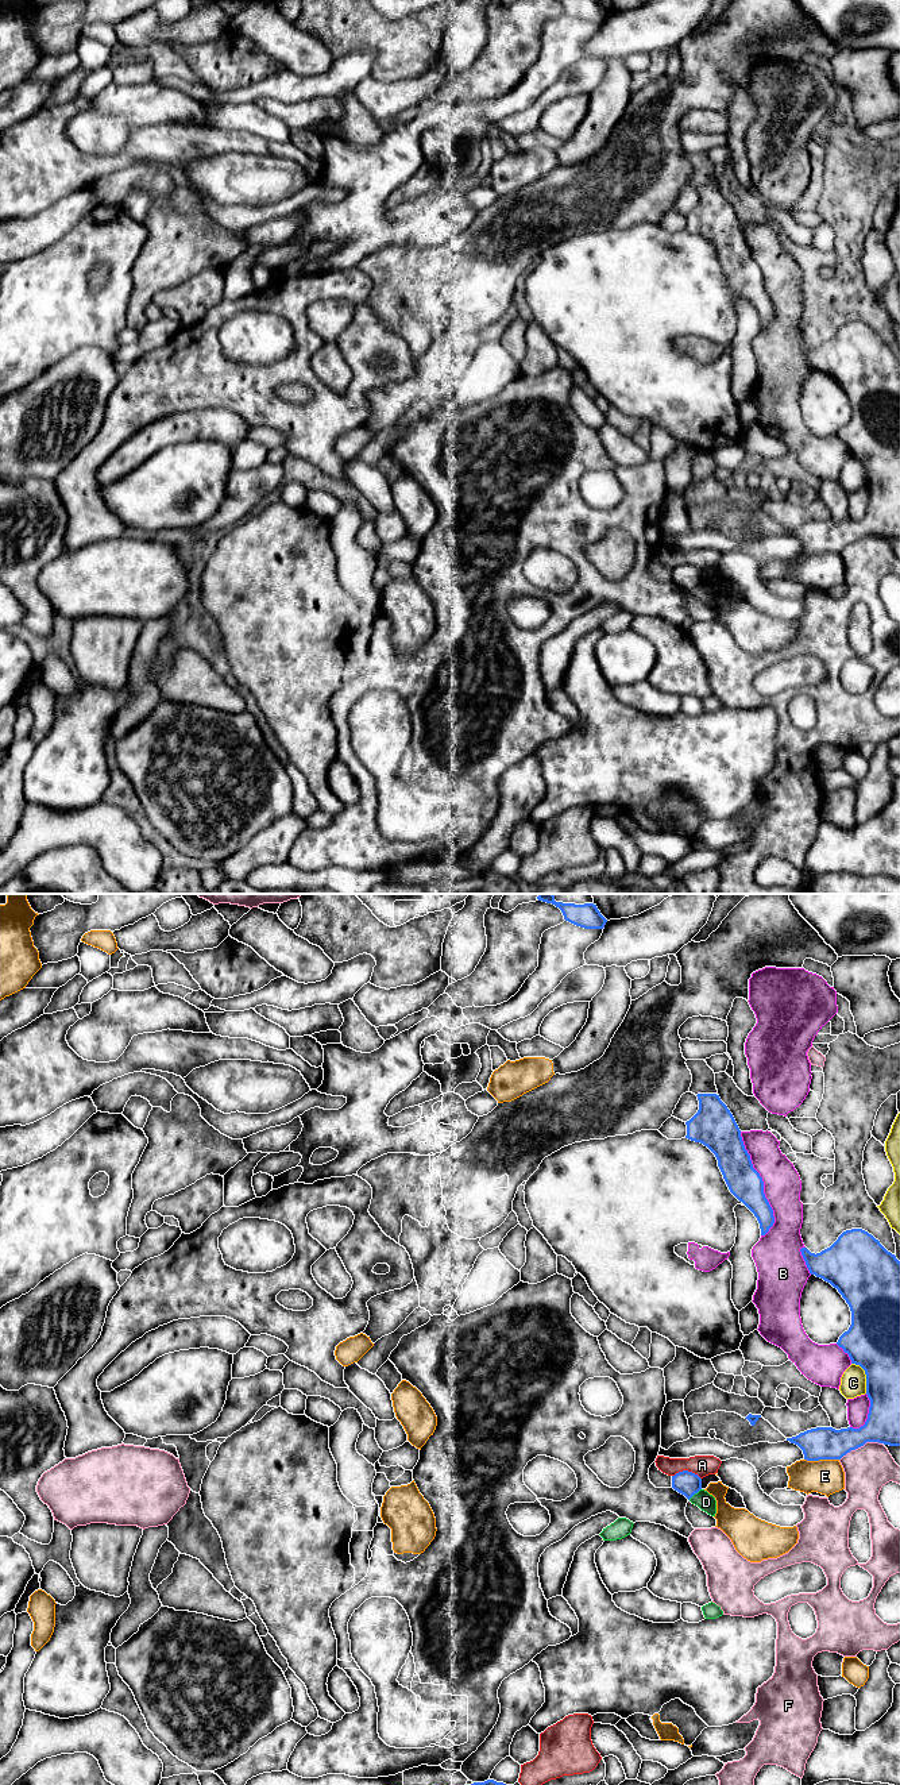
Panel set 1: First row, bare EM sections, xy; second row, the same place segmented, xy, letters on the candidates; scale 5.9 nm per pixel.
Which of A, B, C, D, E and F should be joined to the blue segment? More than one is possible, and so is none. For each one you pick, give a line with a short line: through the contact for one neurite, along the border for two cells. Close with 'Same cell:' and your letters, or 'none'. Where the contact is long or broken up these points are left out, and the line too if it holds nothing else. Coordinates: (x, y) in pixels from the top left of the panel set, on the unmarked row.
Same cell: none

